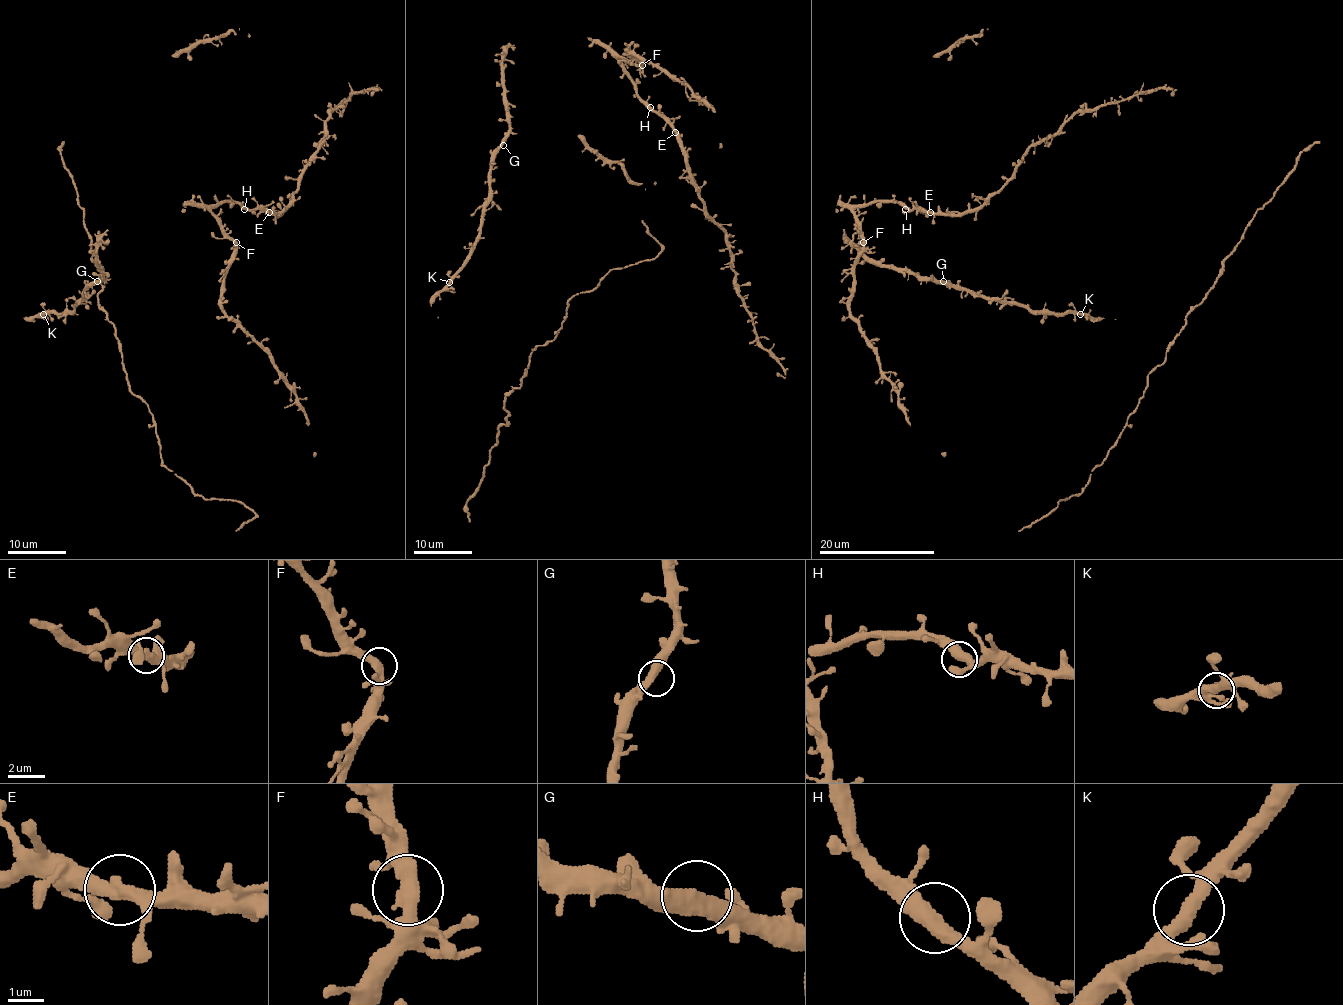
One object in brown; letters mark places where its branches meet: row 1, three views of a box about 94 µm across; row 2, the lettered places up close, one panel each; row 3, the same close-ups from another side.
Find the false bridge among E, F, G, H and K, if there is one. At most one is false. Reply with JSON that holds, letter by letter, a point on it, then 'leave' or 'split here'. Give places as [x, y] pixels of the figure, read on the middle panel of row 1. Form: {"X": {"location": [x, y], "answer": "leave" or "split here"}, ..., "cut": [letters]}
{"E": {"location": [675, 132], "answer": "leave"}, "F": {"location": [642, 65], "answer": "leave"}, "G": {"location": [503, 145], "answer": "leave"}, "H": {"location": [650, 107], "answer": "leave"}, "K": {"location": [449, 282], "answer": "leave"}, "cut": []}

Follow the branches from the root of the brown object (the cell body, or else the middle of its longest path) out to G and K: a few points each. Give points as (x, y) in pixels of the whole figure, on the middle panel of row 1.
G: (506, 103), (509, 130), (503, 145)
K: (506, 103), (509, 130), (493, 162), (490, 200), (484, 209), (478, 239), (465, 265), (449, 282)

